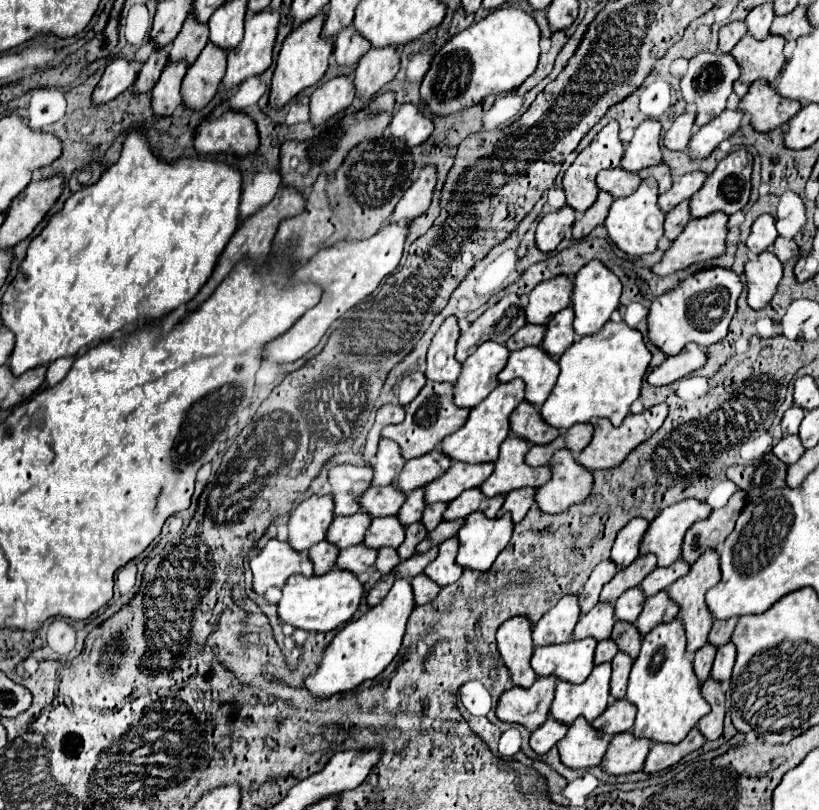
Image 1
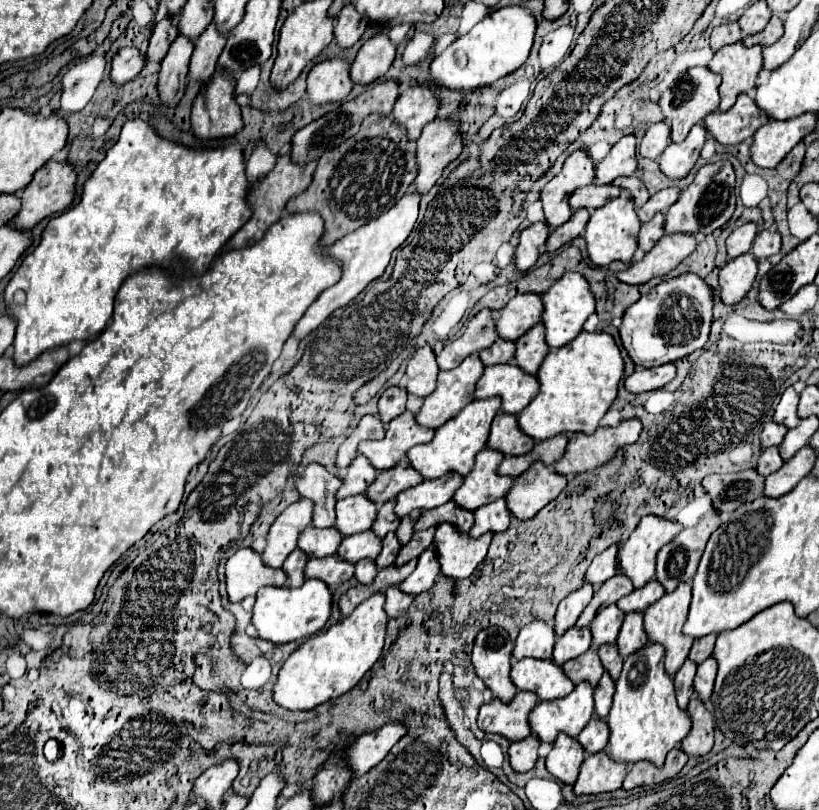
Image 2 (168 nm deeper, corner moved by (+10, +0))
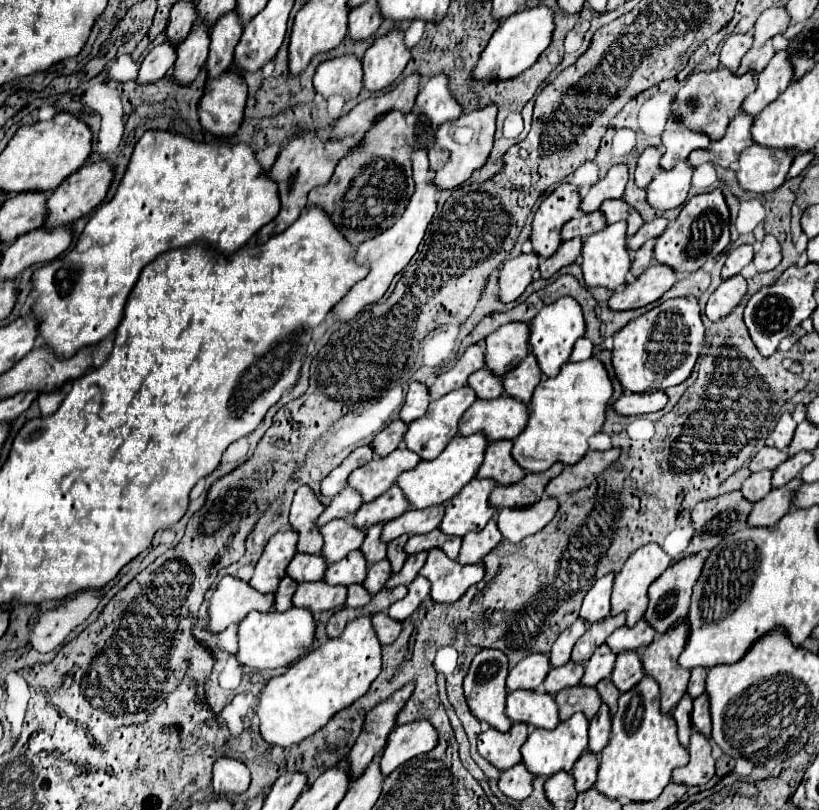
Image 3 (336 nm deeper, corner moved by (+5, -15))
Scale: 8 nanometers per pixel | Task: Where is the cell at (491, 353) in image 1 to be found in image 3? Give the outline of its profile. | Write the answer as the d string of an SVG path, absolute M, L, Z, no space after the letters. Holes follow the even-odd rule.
M461 387L461 389L457 389L457 391L447 393L445 397L437 399L437 401L431 401L431 403L429 403L429 409L427 409L427 415L423 415L421 419L413 421L413 423L407 427L407 431L405 431L405 435L403 435L405 447L407 447L409 451L413 451L413 453L417 451L423 461L435 459L435 457L447 447L447 443L455 437L455 433L457 433L457 423L459 423L459 419L463 417L463 411L467 411L467 407L471 407L471 403L473 403L475 399L477 399L477 397L475 397L475 393L471 391L471 387Z

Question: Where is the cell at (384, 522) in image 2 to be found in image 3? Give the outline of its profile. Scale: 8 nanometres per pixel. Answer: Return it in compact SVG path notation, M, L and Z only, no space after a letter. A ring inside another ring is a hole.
M373 525L373 527L369 527L367 533L365 533L365 541L363 541L363 545L359 547L359 551L363 551L363 555L367 555L367 563L369 563L369 565L385 559L387 545L379 539L381 529L383 529L383 525Z

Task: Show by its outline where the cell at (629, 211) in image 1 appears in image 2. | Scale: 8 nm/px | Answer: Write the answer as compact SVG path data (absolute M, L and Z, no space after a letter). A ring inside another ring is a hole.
M622 190L618 198L610 200L610 204L596 208L590 214L588 226L586 226L586 244L588 244L588 256L596 266L608 266L614 260L622 260L622 262L630 262L636 248L638 248L638 232L640 232L642 222L638 220L636 208L634 208L634 200L632 194L628 190Z

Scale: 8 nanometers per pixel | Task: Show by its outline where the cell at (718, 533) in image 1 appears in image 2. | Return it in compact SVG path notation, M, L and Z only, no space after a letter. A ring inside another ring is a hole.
M710 510L696 526L684 528L670 544L666 544L656 560L656 578L666 592L676 590L680 582L692 580L698 560L702 558L706 540L720 526L720 512Z

